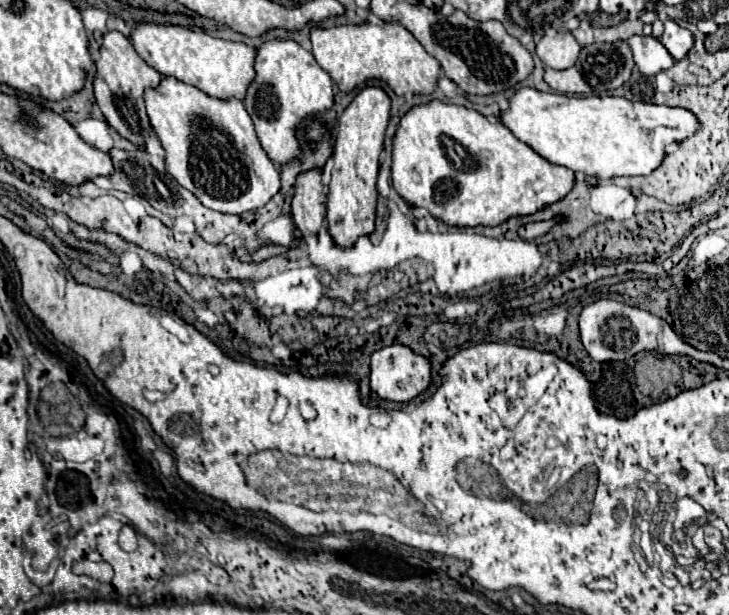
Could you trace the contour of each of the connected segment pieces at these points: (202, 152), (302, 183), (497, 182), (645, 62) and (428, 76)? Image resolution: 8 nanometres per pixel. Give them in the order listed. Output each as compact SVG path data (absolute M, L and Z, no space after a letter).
M162 77L158 87L150 87L144 91L146 113L150 117L150 125L156 131L164 151L166 151L166 171L188 191L192 191L198 201L220 213L242 215L246 211L260 209L268 203L268 199L280 189L280 175L274 163L266 157L262 149L252 119L246 113L242 101L238 99L218 99L200 91L194 85L186 85L176 77Z
M318 167L302 171L296 177L292 197L292 219L304 239L310 235L318 235L322 221L326 217L326 205L322 203L322 187L322 171Z
M432 99L430 103L424 103L424 105L414 105L398 123L396 127L396 135L394 135L394 141L392 141L392 185L394 189L398 191L398 195L408 201L410 205L414 207L424 207L428 209L434 217L438 217L440 221L448 223L448 225L458 225L458 227L474 227L474 225L498 225L502 221L506 221L508 217L514 217L514 215L530 215L538 209L542 209L544 205L548 203L554 203L558 199L562 199L574 185L574 171L566 169L566 167L560 167L560 165L552 165L548 163L546 159L542 159L536 151L532 151L526 143L518 141L502 123L498 121L490 121L488 117L480 115L478 111L474 109L468 109L468 107L462 107L462 105L454 105L454 103L444 103L440 99Z
M632 35L626 39L626 43L642 75L656 75L660 71L670 69L670 65L674 65L674 59L658 39L646 35Z
M366 21L360 25L334 25L328 29L312 27L310 41L320 67L328 71L332 81L346 93L368 79L386 81L396 95L432 93L440 75L440 63L428 55L398 21L384 21L384 25Z

